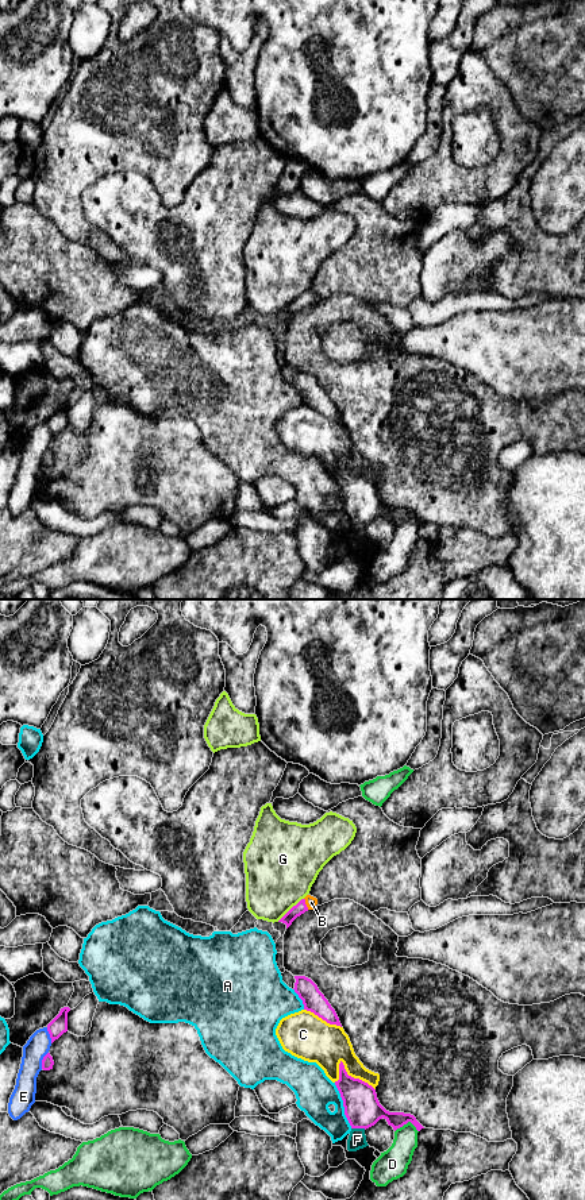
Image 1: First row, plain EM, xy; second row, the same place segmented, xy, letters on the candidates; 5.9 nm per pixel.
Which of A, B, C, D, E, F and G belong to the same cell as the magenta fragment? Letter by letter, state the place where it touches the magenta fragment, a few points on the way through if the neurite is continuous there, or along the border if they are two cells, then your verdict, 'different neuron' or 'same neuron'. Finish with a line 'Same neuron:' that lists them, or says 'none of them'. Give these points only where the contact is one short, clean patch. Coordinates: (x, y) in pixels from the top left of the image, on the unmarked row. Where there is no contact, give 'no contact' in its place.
A: contact xy (343, 501); different neuron
B: contact xy (304, 298); way xy (300, 303), (304, 298), (311, 297); same neuron
C: contact xy (355, 474); different neuron
D: contact xy (405, 519); different neuron
E: contact xy (42, 455); different neuron
F: contact xy (358, 523); different neuron
G: contact xy (291, 304); different neuron
Same neuron: B

